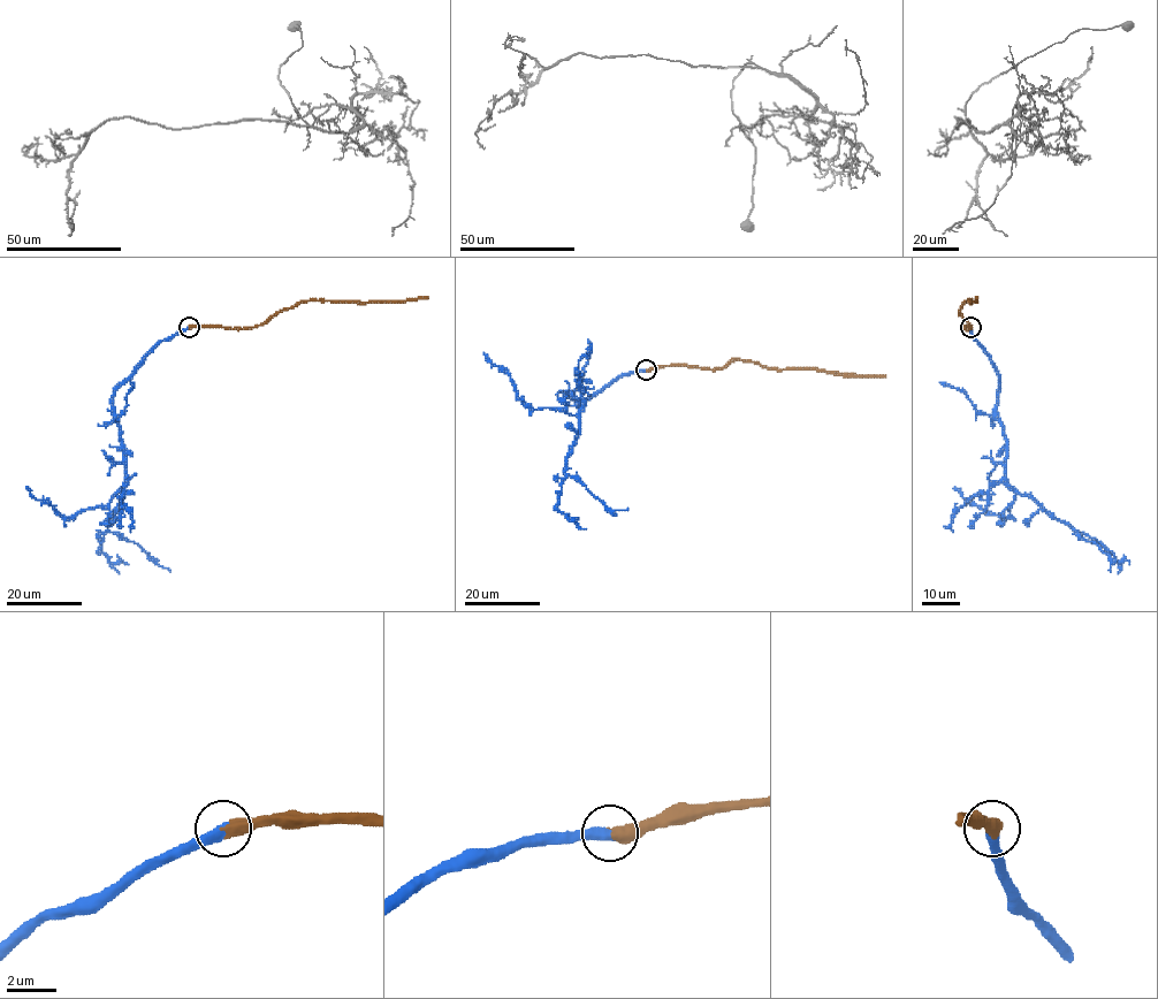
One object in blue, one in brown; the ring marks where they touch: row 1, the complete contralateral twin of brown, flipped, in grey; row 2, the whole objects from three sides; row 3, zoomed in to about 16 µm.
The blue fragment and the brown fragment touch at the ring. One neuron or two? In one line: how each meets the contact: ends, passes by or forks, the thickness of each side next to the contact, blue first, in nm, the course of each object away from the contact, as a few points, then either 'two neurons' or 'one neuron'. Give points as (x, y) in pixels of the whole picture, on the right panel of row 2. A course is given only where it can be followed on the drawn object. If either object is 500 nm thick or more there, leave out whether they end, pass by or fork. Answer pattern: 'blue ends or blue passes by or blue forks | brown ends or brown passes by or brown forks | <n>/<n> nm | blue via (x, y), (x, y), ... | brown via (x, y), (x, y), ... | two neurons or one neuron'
480/550 nm | blue via (970, 327), (998, 375), (997, 418), (1006, 442), (1006, 481), (1097, 540), (1119, 563), (1127, 559), (1128, 564) | brown via (970, 327), (961, 314), (961, 305), (977, 297) | one neuron

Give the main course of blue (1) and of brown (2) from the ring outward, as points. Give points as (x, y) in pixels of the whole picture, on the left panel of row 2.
1: (189, 327), (161, 341), (113, 394), (126, 481), (100, 551), (112, 563), (128, 564)
2: (189, 327), (258, 327), (302, 302), (410, 300), (427, 297)

